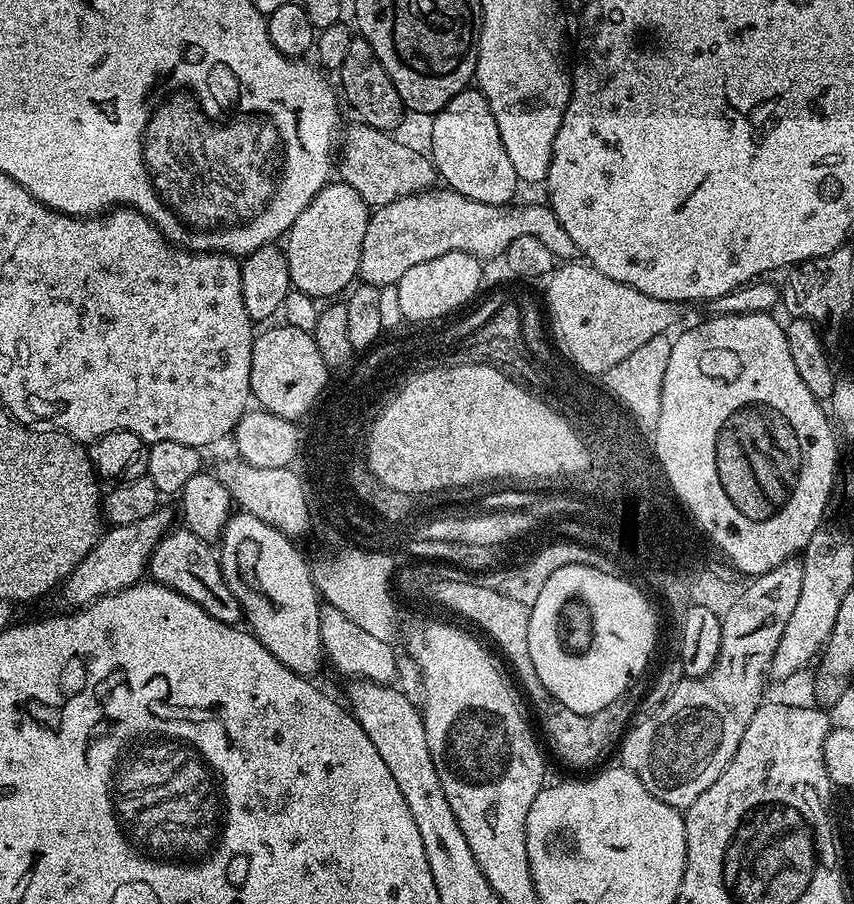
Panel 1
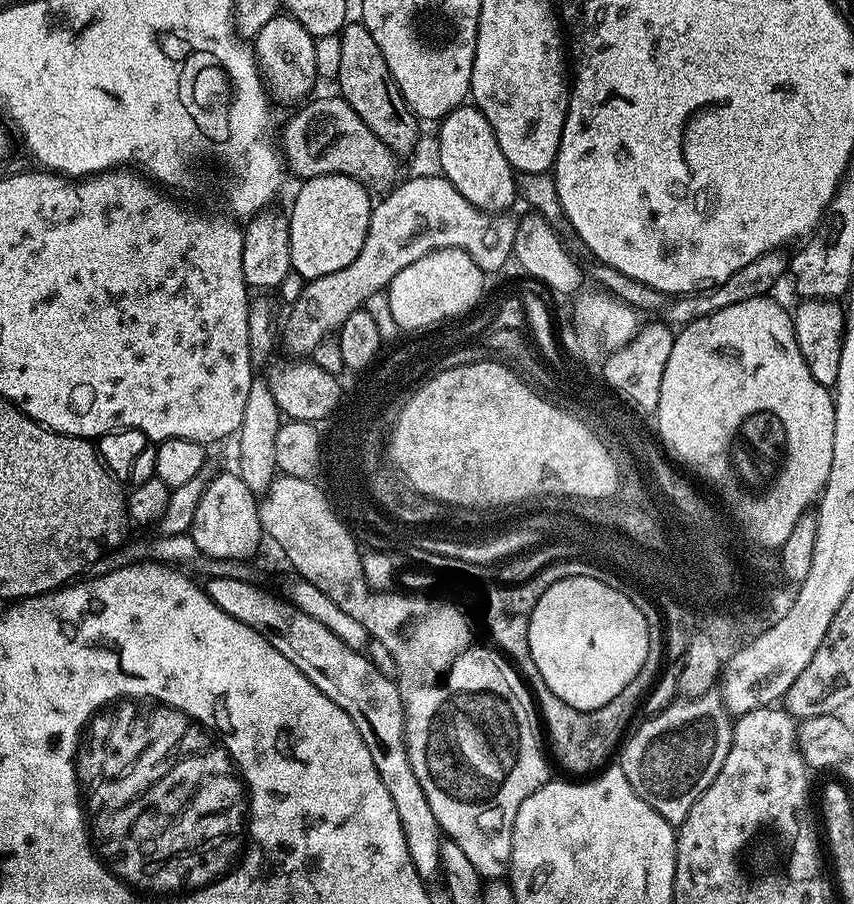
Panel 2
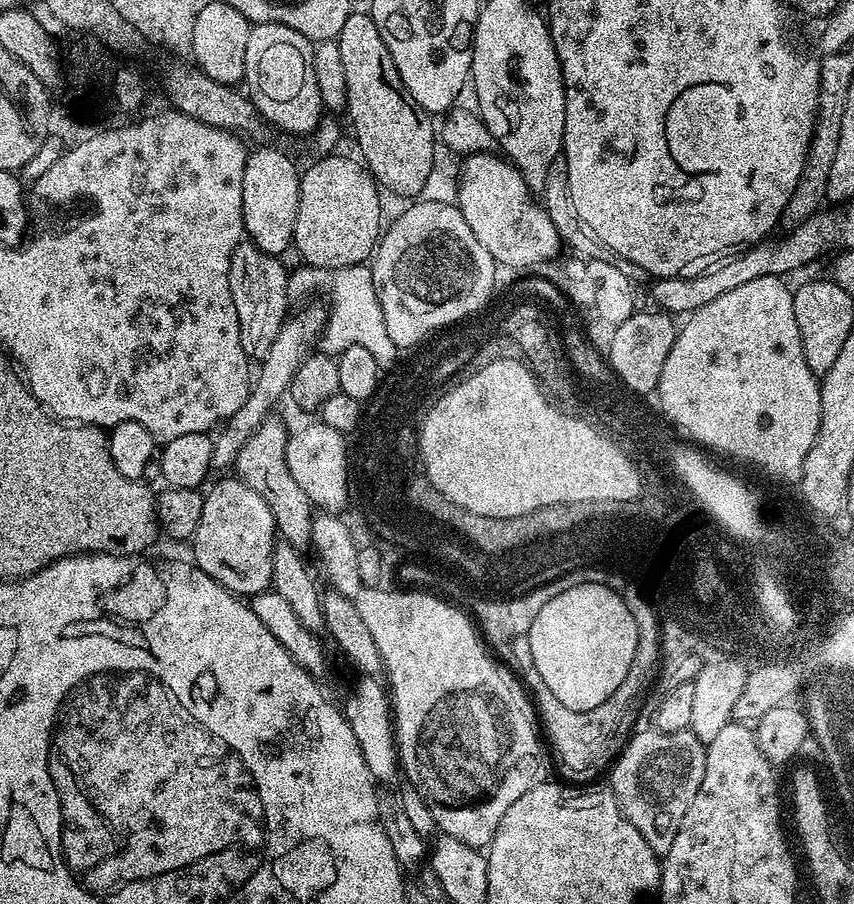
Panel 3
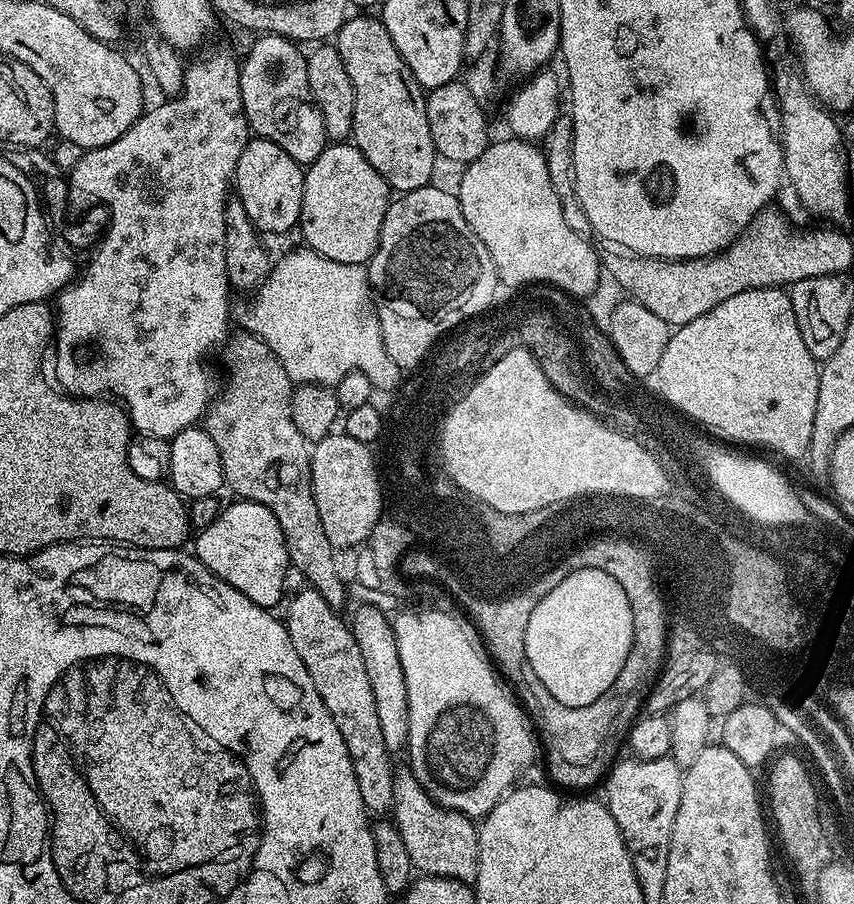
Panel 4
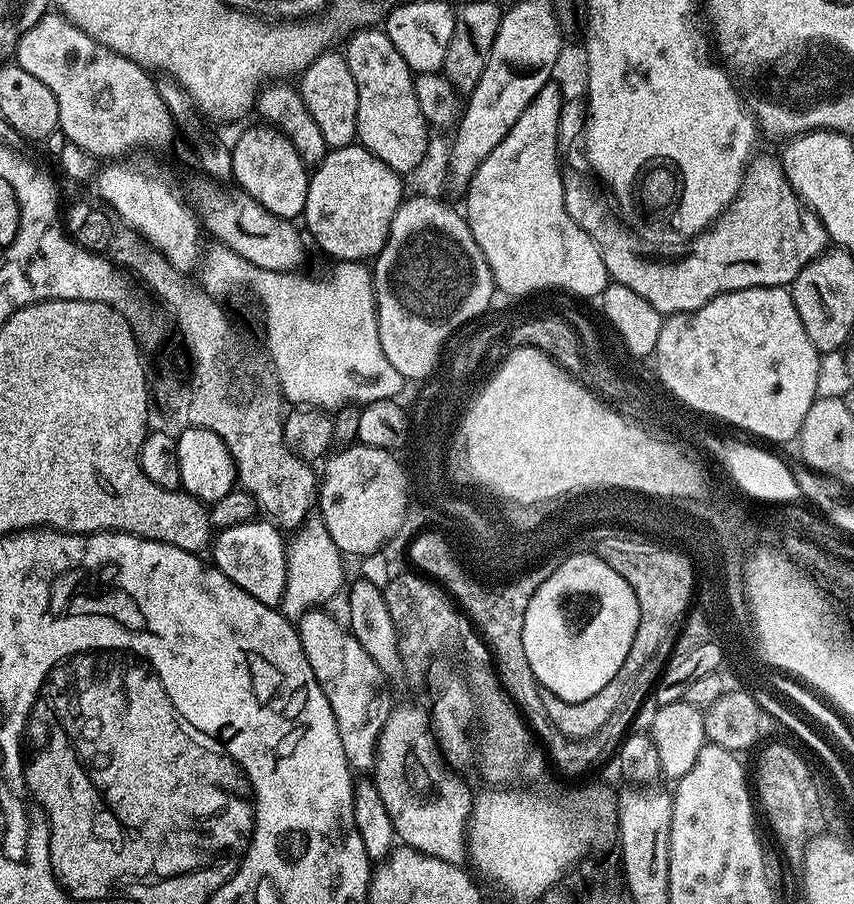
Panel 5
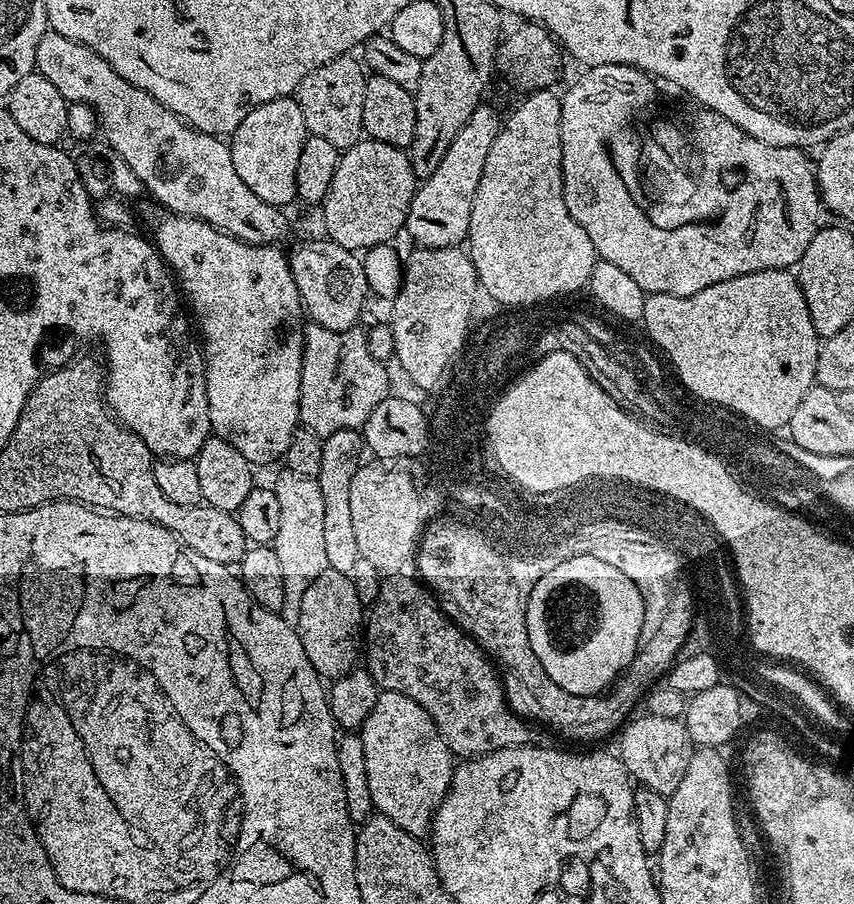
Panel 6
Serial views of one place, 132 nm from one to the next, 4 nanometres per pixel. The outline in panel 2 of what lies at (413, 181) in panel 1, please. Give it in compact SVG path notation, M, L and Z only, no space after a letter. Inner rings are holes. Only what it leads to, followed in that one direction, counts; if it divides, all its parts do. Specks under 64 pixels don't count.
M339 94L318 96L309 99L303 106L297 107L293 111L297 112L285 122L284 129L280 132L280 144L284 147L282 160L287 171L289 168L294 175L300 176L301 181L326 174L343 174L343 176L349 176L368 186L371 185L371 180L386 179L392 172L394 154L376 137L374 130L370 130L370 126L366 126L366 122L362 122L362 118L358 118L358 114L354 114L354 110L344 101L343 96Z

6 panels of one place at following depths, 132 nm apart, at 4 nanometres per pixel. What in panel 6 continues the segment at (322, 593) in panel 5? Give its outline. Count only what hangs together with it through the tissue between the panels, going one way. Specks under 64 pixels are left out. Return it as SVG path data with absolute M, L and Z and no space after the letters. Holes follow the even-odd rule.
M289 472L274 482L281 503L281 525L272 547L281 563L283 574L283 610L278 613L287 625L297 627L300 606L306 588L328 567L323 537L324 503L317 479Z

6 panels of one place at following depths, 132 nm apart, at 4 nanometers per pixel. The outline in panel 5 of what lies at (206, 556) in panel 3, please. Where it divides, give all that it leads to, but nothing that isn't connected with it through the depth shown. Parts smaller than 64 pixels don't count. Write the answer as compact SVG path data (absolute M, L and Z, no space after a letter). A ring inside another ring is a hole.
M258 518L251 524L223 529L211 545L211 563L222 575L230 578L230 582L234 582L242 590L246 590L246 594L258 598L258 602L262 602L266 606L279 609L283 592L286 590L286 540L284 536L280 537L281 529L275 523L263 519Z

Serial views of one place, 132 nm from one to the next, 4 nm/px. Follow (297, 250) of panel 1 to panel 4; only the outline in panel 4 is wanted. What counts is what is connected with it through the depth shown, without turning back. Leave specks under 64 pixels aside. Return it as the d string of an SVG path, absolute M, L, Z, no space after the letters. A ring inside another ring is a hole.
M332 142L313 164L307 165L302 190L302 210L298 232L304 235L303 243L312 248L319 256L330 258L334 262L367 265L376 252L380 241L382 222L390 203L388 183L370 166L370 162L360 153L352 142Z

